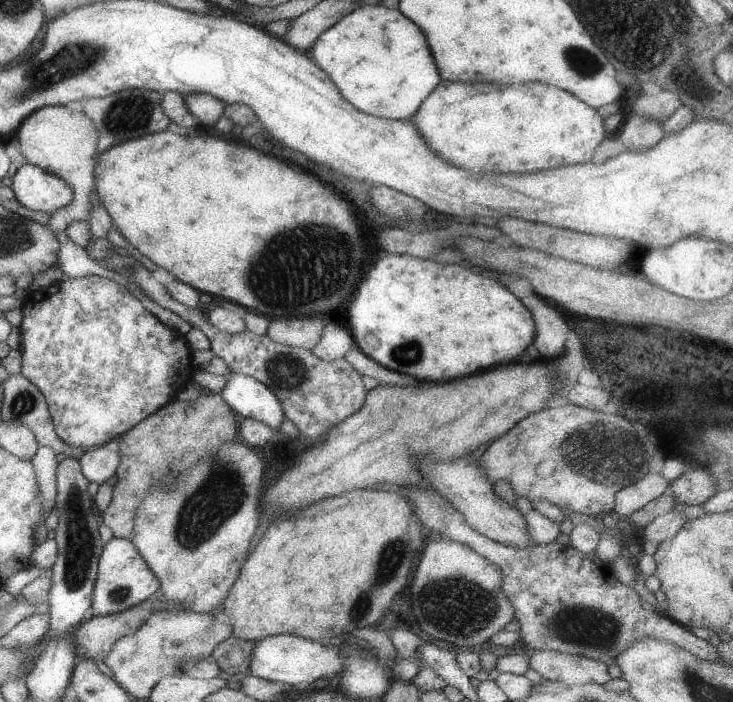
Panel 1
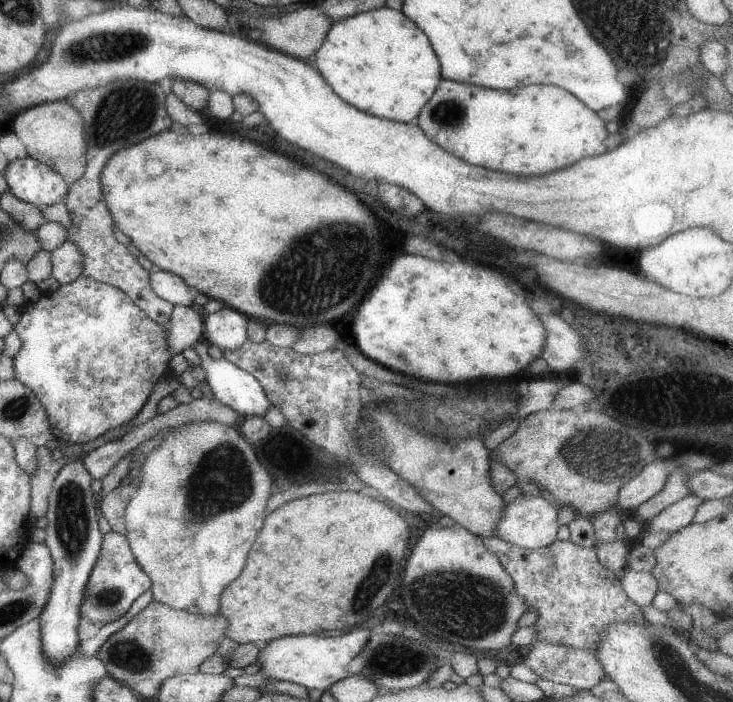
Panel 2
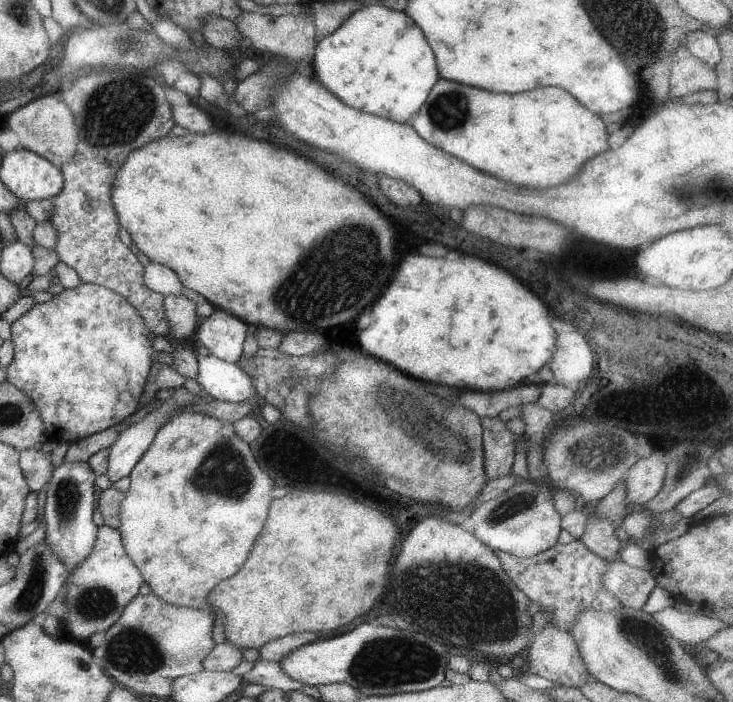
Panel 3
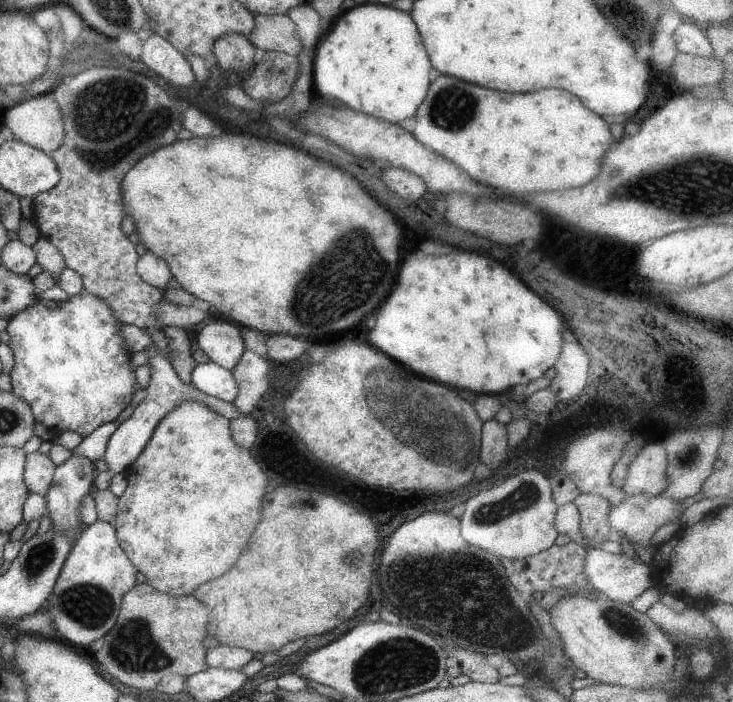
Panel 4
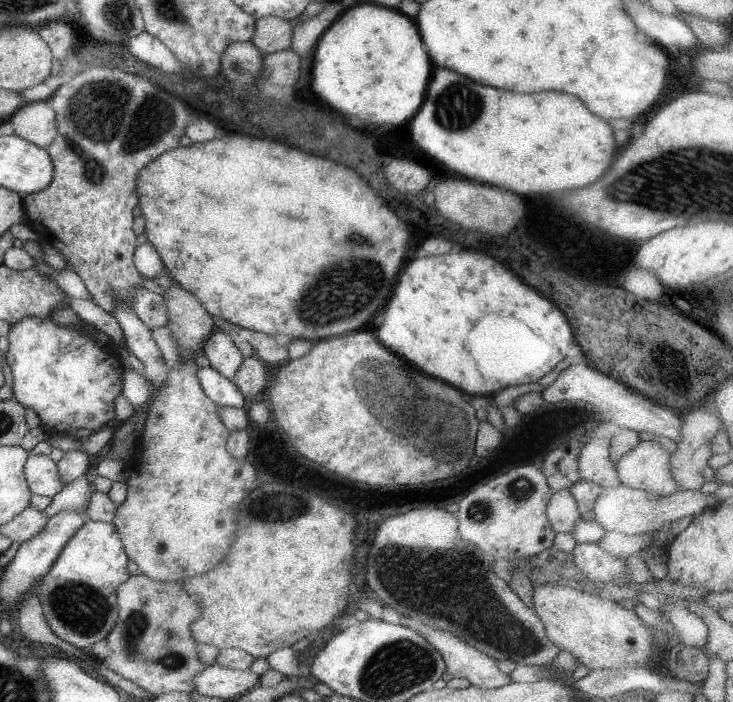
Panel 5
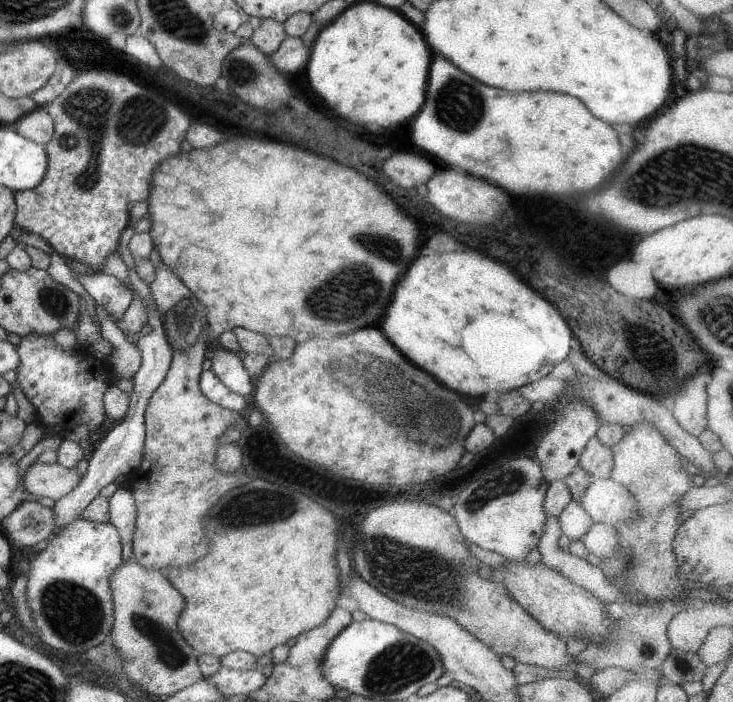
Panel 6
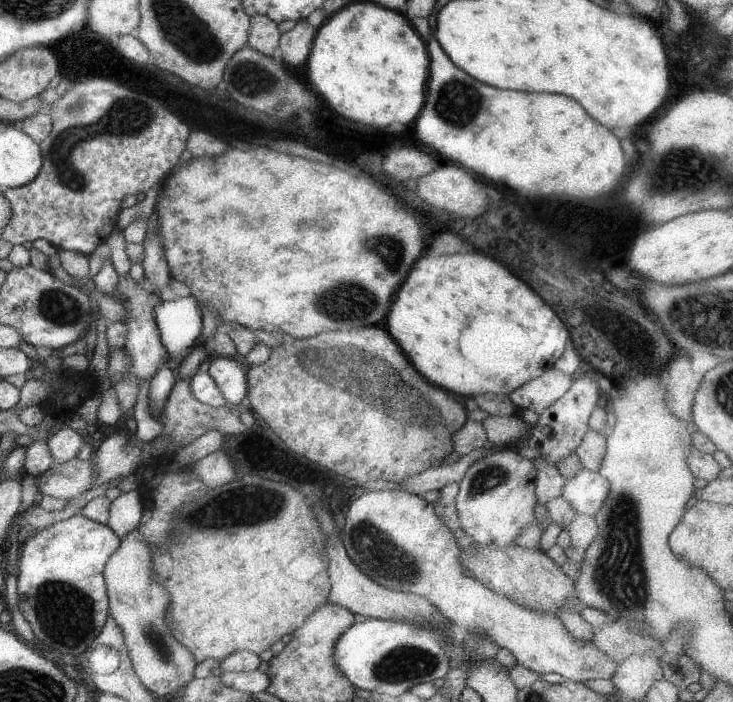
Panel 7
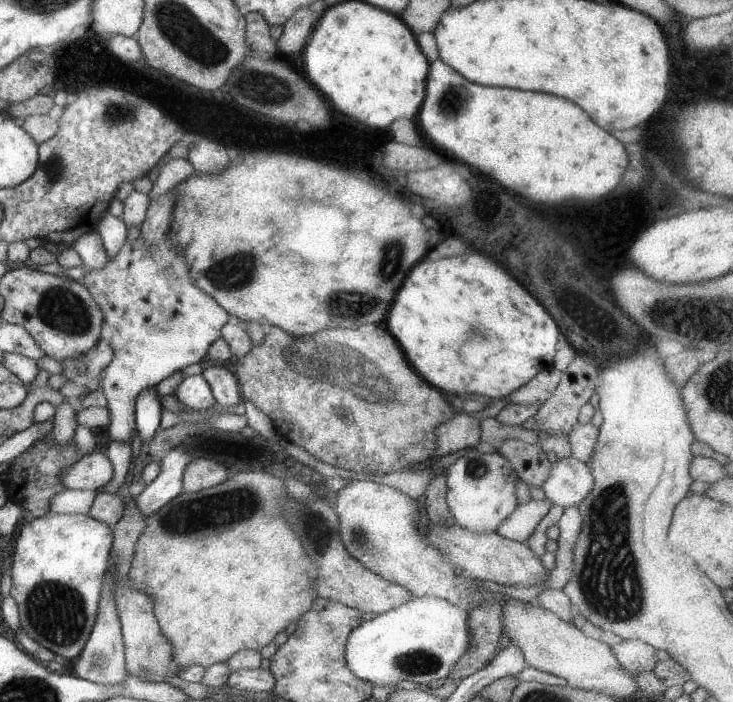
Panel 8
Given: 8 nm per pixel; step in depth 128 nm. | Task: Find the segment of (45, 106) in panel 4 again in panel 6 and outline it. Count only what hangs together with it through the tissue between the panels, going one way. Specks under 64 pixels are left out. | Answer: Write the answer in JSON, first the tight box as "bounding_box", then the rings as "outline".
{"bounding_box":[15,107,54,145],"outline":[[[41,107],[21,116],[15,122],[15,125],[15,131],[20,134],[20,136],[33,140],[41,145],[50,142],[54,134],[52,115],[49,112],[45,112]]]}

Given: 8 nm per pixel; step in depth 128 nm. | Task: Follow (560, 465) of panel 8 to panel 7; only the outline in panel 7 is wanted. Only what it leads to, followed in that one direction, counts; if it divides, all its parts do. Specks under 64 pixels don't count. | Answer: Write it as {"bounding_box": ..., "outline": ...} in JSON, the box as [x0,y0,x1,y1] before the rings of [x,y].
{"bounding_box":[560,466,608,517],"outline":[[[582,466],[574,475],[566,476],[565,479],[560,497],[564,498],[576,513],[594,517],[608,498],[608,480]]]}

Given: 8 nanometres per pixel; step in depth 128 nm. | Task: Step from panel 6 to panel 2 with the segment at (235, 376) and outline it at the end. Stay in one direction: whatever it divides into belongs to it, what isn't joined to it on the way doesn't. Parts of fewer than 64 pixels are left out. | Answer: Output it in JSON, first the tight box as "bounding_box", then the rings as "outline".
{"bounding_box":[204,307,248,351],"outline":[[[230,307],[204,314],[204,340],[223,351],[241,347],[247,339],[248,317]]]}

